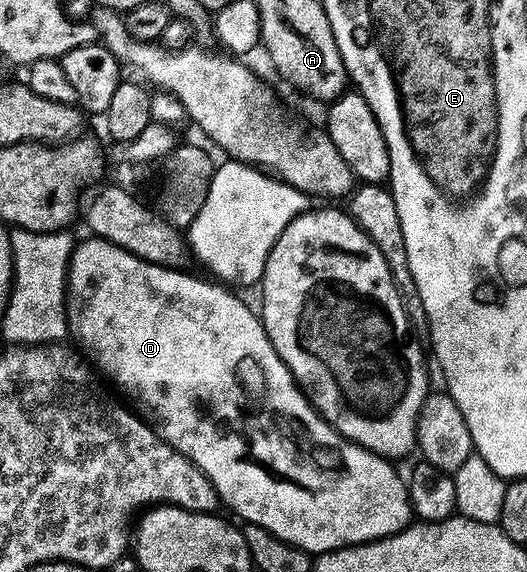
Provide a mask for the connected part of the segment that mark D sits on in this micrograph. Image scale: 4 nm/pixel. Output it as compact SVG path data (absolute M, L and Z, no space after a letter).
M88 238L85 244L77 243L68 264L68 331L71 339L77 340L75 343L83 349L87 359L109 381L112 379L118 387L124 388L125 394L130 399L137 400L144 407L143 415L155 421L161 438L170 446L174 446L174 450L190 458L190 462L194 462L194 466L198 466L198 470L202 470L206 478L210 478L223 507L225 504L226 507L233 508L241 516L244 524L262 526L270 530L270 534L282 538L282 542L290 542L304 552L313 554L340 552L343 548L376 544L380 540L389 540L391 536L406 531L413 523L414 513L412 500L408 496L408 485L405 477L402 478L396 473L397 465L362 446L351 444L345 436L338 434L328 425L328 421L313 408L304 394L304 389L297 384L291 370L284 365L282 358L276 353L276 348L264 329L263 319L257 313L255 316L235 296L235 291L216 282L207 284L206 281L199 280L196 276L187 276L186 273L187 271L184 270L163 268L146 262L99 238Z

